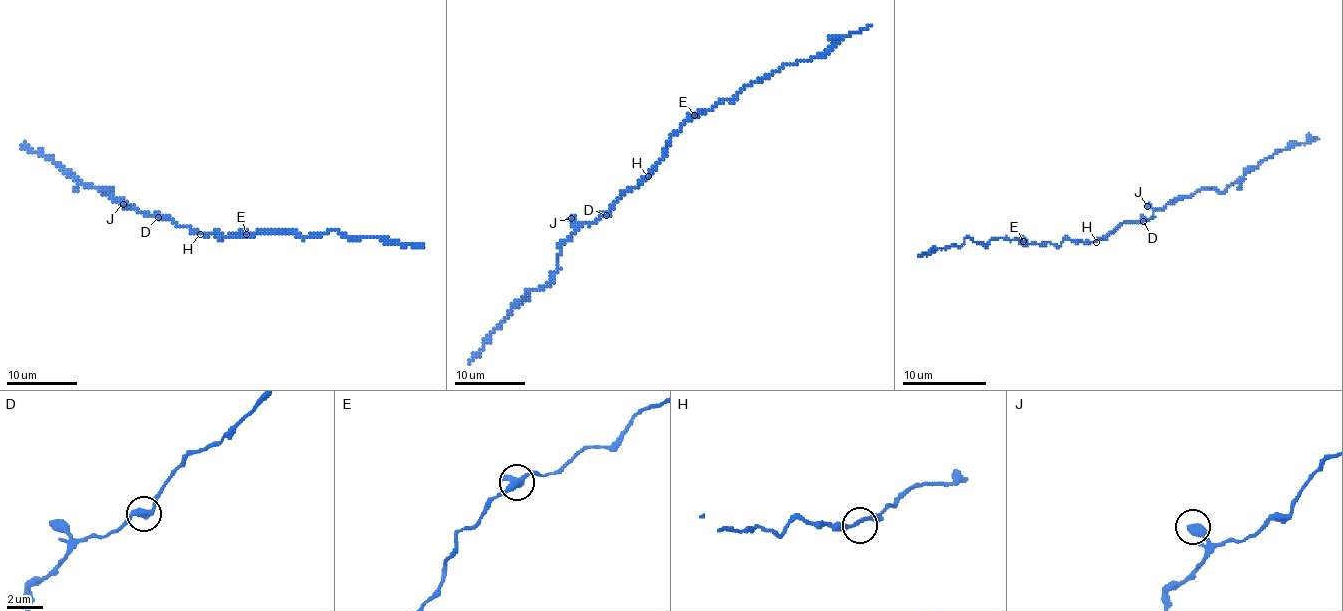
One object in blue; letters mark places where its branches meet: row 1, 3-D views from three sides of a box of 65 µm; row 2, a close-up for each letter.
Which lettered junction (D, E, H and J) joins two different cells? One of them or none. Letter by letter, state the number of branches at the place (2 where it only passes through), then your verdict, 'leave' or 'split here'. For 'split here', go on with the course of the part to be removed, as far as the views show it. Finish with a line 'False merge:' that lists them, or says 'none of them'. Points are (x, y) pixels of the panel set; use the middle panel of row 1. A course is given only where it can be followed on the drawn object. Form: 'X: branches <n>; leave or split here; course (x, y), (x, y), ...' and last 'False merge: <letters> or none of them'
D: branches 2; leave
E: branches 2; split here; course (694, 114), (711, 111), (720, 102), (731, 100), (741, 90), (782, 67), (824, 56), (847, 35), (870, 26)
H: branches 2; leave
J: branches 1; leave
False merge: E

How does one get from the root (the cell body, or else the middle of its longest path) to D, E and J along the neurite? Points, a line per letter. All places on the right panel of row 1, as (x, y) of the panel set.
D: (1094, 240), (1103, 240), (1124, 223), (1143, 221)
E: (1094, 240), (1065, 240), (1059, 246), (1048, 242), (1023, 242)
J: (1094, 240), (1103, 240), (1124, 223), (1151, 219), (1155, 208), (1147, 206)

